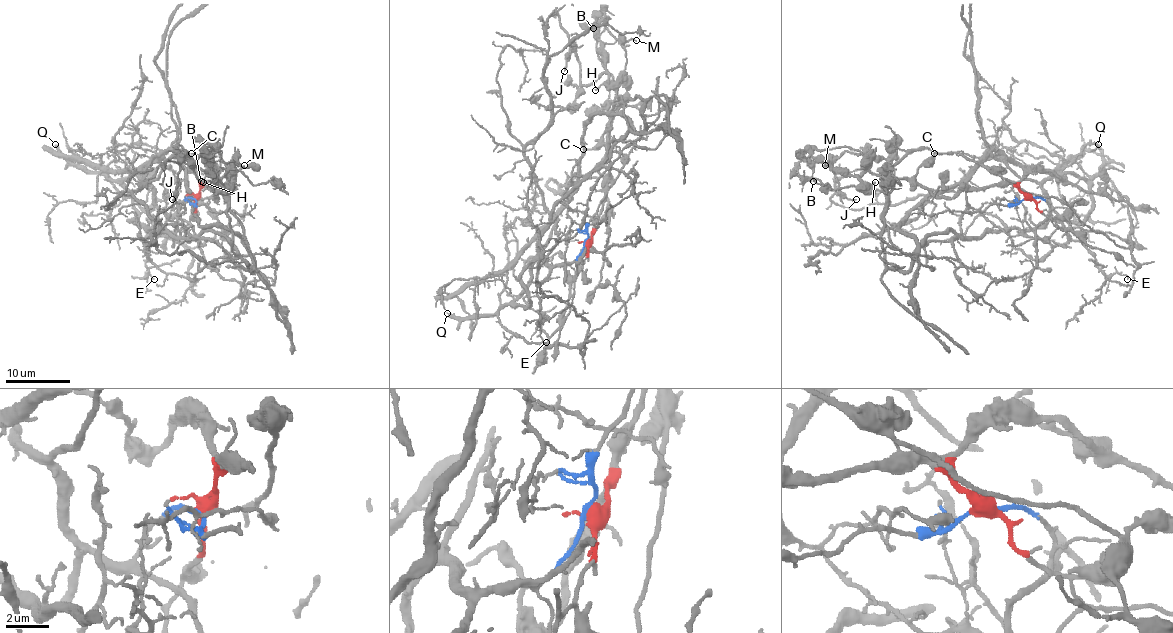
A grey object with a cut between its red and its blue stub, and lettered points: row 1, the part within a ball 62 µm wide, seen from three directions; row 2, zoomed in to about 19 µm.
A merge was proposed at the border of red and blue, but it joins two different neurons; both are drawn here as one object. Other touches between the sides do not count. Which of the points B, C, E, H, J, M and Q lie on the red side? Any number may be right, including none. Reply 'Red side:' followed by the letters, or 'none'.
Red side: B, C, H, J, M

